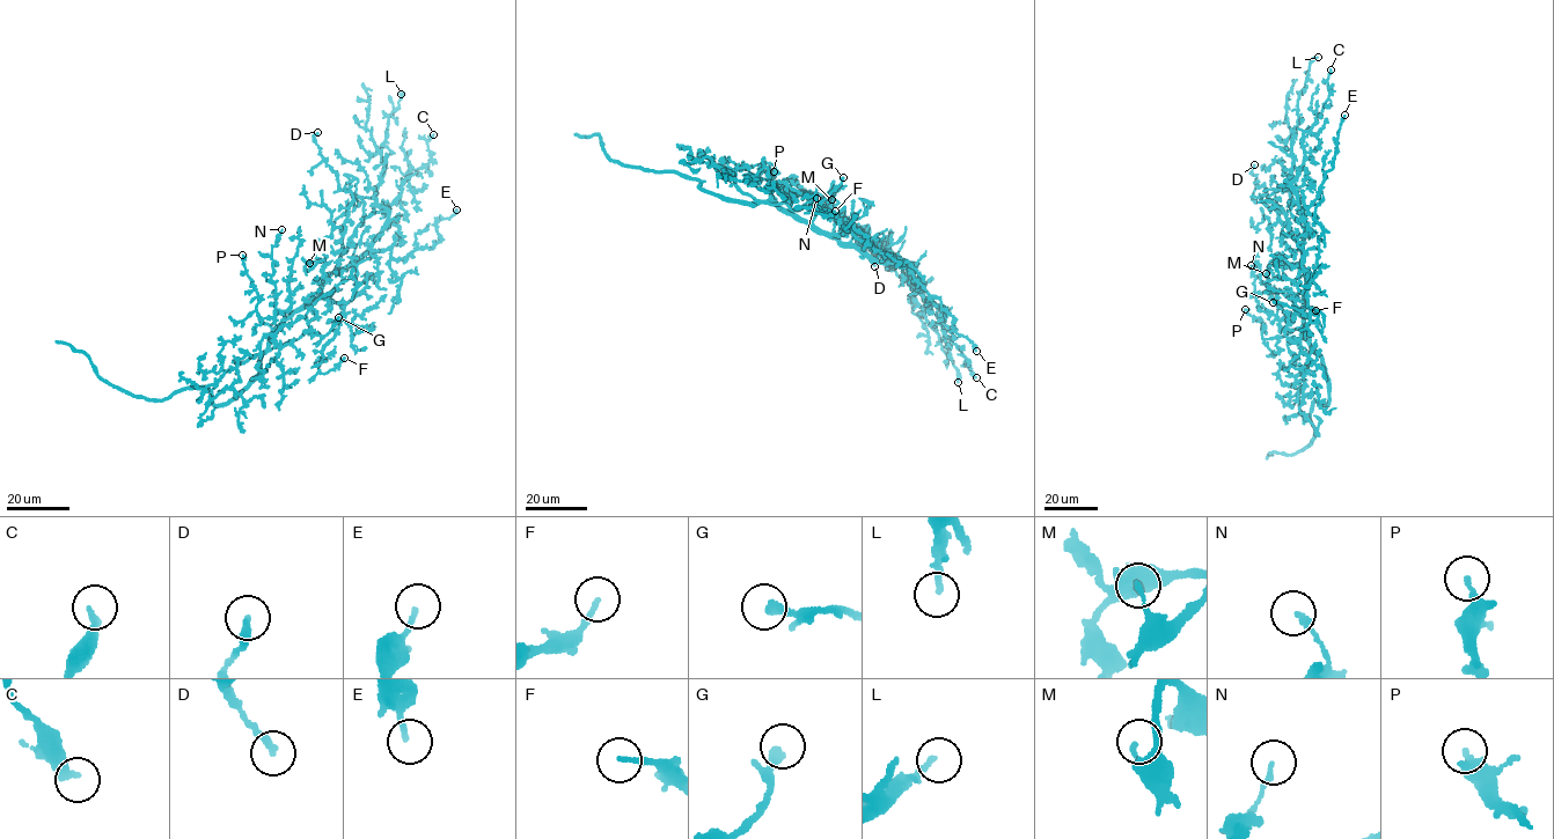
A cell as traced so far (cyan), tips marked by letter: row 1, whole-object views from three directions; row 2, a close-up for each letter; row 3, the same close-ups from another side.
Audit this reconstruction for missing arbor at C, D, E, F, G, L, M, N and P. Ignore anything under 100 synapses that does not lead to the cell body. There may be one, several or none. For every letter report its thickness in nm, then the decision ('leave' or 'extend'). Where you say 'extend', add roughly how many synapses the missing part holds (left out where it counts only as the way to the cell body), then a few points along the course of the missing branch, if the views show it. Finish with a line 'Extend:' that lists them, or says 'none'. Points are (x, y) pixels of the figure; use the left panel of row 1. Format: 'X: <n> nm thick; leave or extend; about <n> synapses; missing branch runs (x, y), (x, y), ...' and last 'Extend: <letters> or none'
C: 320 nm thick; leave
D: 240 nm thick; leave
E: 160 nm thick; leave
F: 170 nm thick; leave
G: 260 nm thick; leave
L: 170 nm thick; leave
M: 130 nm thick; leave
N: 180 nm thick; leave
P: 220 nm thick; leave
Extend: none

